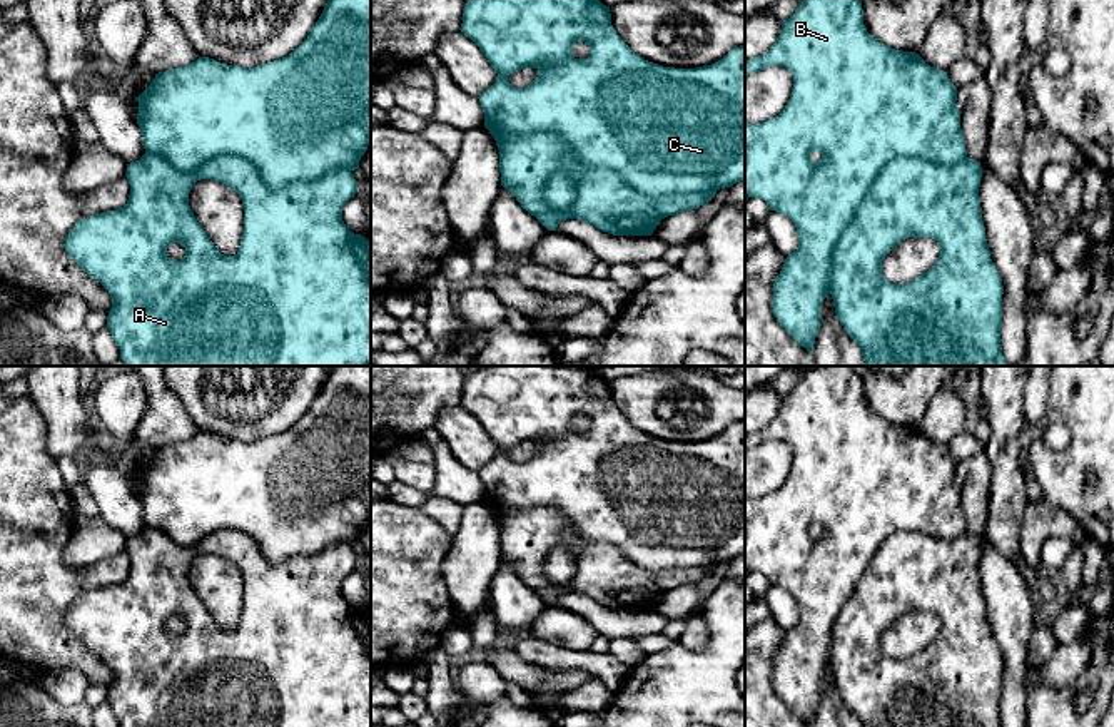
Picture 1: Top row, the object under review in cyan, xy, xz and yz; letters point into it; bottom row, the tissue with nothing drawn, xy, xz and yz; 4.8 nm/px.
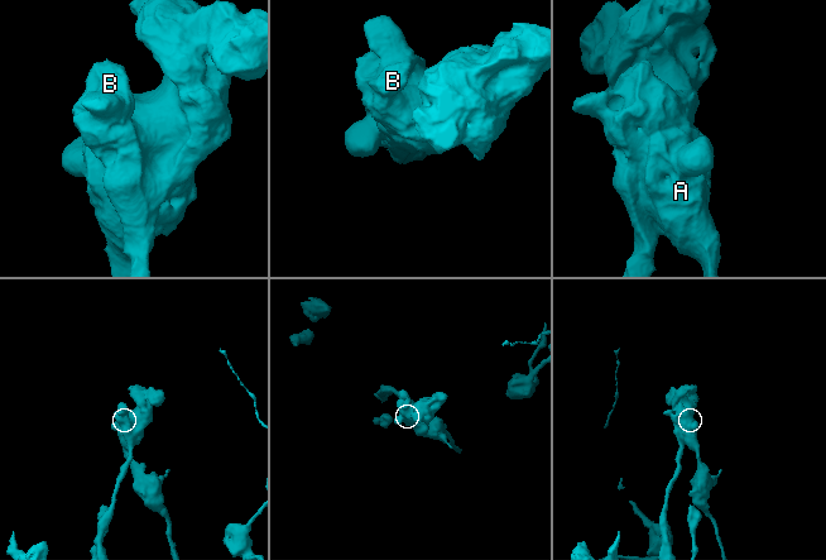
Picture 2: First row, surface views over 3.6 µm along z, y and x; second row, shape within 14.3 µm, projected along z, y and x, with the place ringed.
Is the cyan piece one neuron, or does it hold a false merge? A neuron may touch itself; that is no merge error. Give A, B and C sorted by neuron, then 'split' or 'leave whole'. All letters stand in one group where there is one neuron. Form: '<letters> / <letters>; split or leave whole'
A / B C; split

